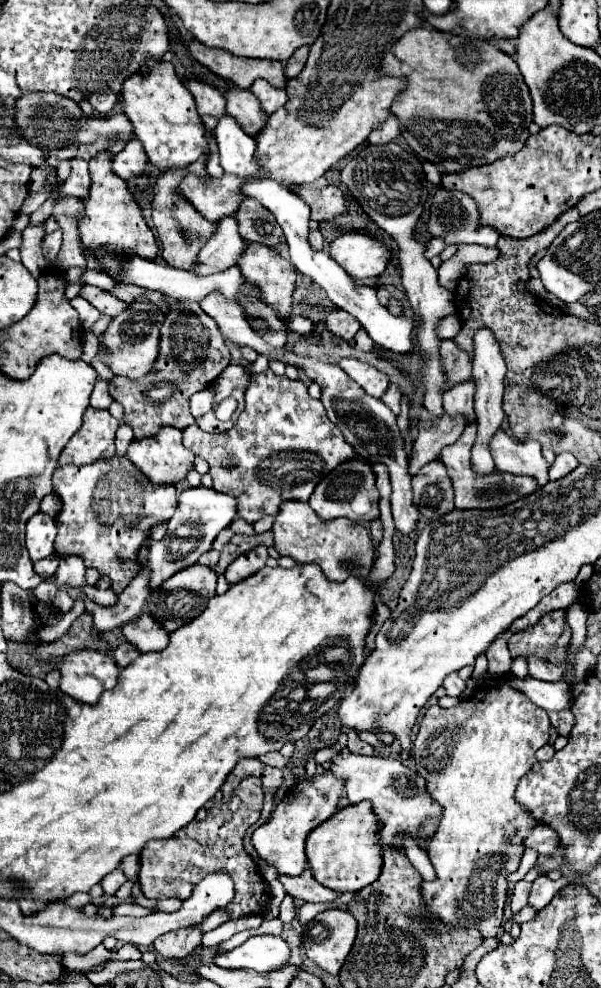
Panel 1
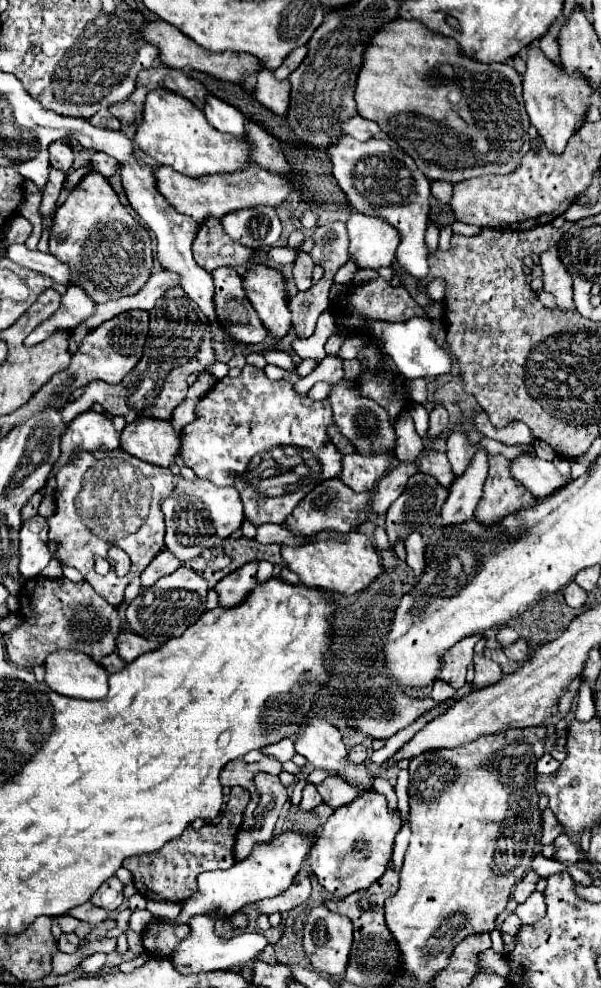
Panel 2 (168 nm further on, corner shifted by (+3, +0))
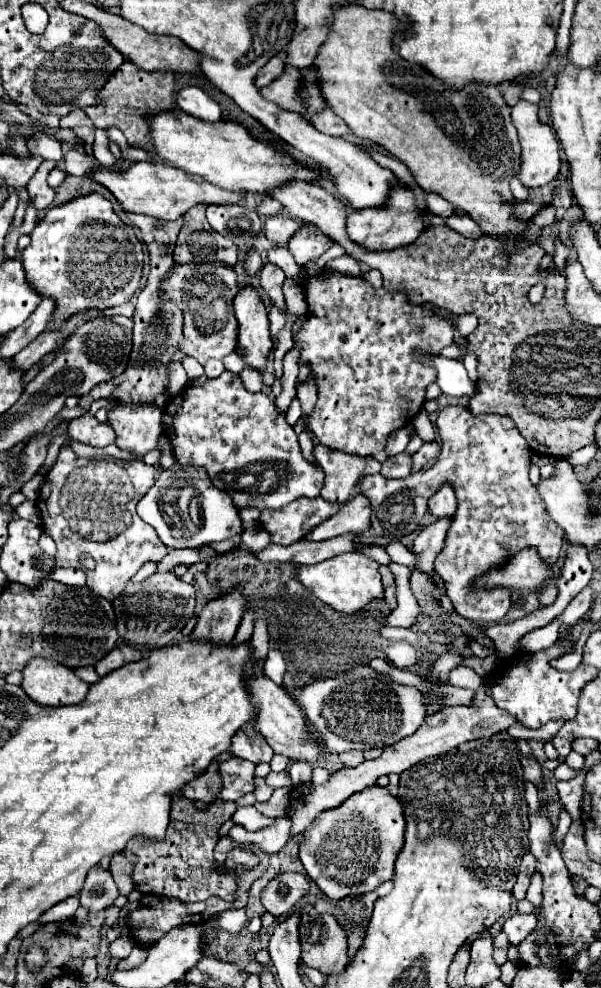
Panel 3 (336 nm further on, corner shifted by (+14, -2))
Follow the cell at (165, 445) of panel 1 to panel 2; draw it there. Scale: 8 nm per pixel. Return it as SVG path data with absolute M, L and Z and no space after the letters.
M141 419L121 431L121 449L147 463L169 467L179 451L179 435L169 421Z

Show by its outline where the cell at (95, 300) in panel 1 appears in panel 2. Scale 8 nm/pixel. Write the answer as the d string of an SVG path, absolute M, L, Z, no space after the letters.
M71 285L67 289L67 293L61 297L61 305L53 313L53 317L47 319L47 321L43 321L37 329L33 329L27 335L25 345L33 347L37 343L45 341L55 331L75 329L79 325L79 321L83 321L83 319L87 319L87 317L93 315L93 309L95 309L95 303L85 295L85 291L81 287L77 287L77 285Z

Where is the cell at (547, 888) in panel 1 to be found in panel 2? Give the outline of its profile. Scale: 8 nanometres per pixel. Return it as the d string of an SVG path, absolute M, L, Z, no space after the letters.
M535 891L525 903L521 903L515 909L517 917L521 919L521 923L537 923L539 919L543 919L545 915L545 901L543 901L543 893Z

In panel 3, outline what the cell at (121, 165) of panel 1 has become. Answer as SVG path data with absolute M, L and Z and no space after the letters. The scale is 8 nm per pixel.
M68 149L64 155L64 171L68 175L76 175L76 177L84 177L90 175L94 169L98 167L96 159L88 153L80 153L76 149Z

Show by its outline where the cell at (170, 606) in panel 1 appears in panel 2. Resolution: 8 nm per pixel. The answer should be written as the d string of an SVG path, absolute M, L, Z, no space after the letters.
M179 567L175 573L161 577L151 589L141 589L141 593L127 605L125 615L133 633L153 639L155 643L167 643L167 639L183 635L205 611L207 581L189 567Z

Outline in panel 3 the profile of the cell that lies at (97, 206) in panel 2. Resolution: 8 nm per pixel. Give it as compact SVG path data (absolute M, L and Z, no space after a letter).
M88 193L78 195L58 207L52 207L46 211L46 215L36 223L34 231L30 233L32 243L22 251L22 265L26 271L28 281L44 293L44 297L52 297L56 301L56 313L52 319L52 325L48 323L48 329L56 329L76 311L84 309L104 309L104 307L116 307L126 303L134 297L134 293L140 289L140 277L142 277L142 245L134 235L134 227L126 225L114 211L112 203L100 195L100 193Z

